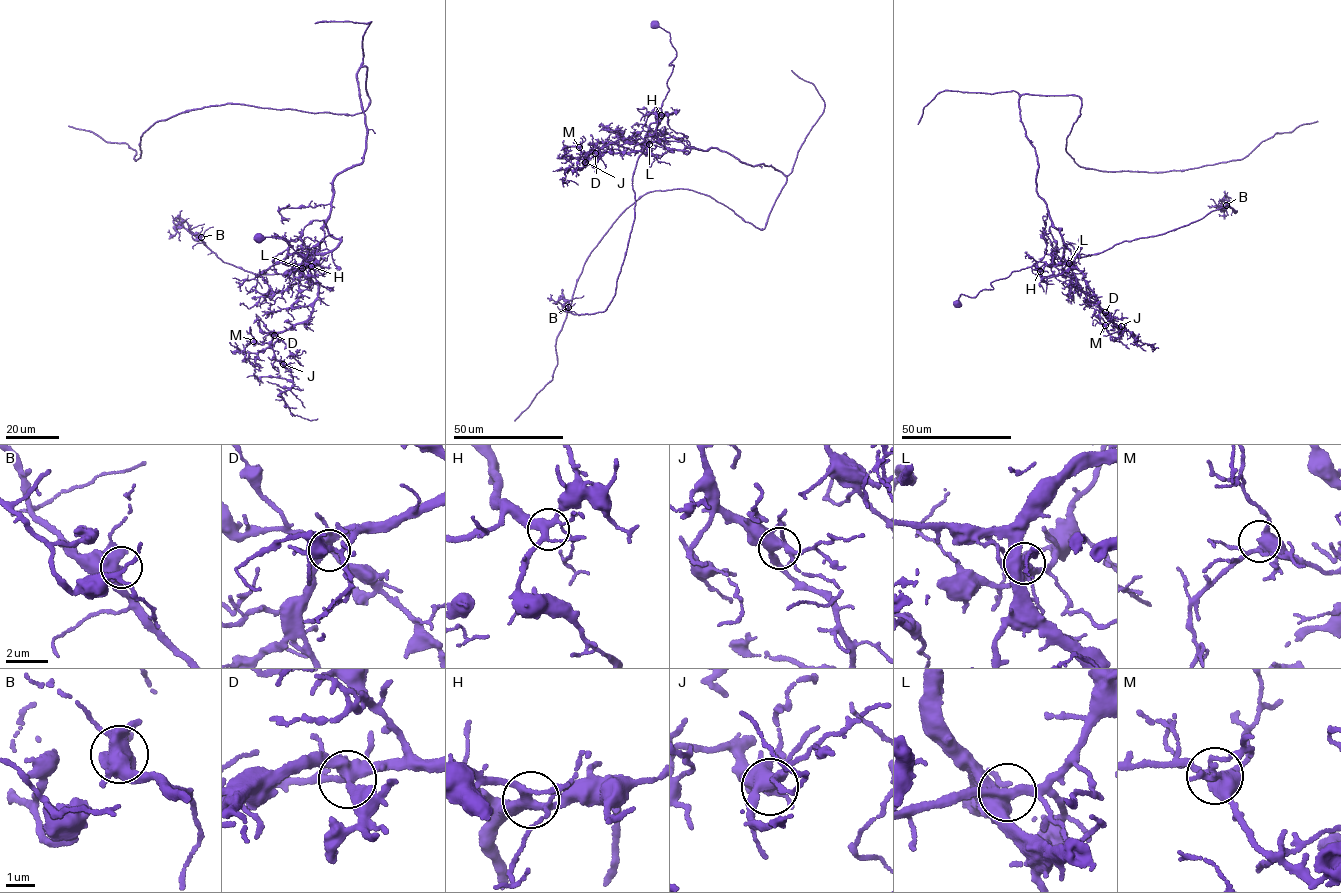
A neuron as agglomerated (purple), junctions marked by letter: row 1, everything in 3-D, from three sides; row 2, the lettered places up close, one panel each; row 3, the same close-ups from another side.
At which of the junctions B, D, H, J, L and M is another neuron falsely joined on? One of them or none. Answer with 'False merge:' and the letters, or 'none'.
False merge: L

